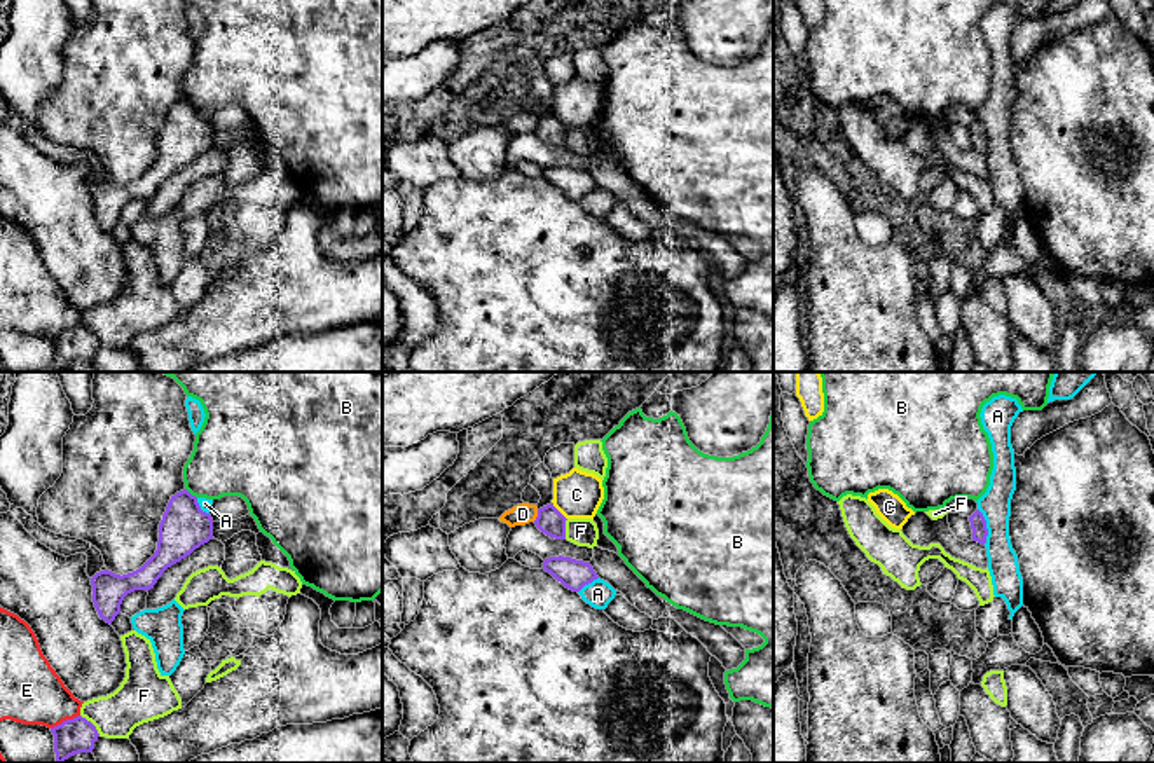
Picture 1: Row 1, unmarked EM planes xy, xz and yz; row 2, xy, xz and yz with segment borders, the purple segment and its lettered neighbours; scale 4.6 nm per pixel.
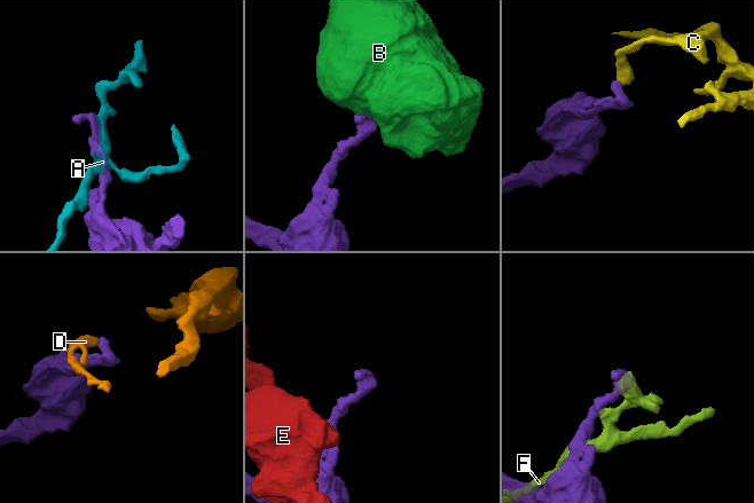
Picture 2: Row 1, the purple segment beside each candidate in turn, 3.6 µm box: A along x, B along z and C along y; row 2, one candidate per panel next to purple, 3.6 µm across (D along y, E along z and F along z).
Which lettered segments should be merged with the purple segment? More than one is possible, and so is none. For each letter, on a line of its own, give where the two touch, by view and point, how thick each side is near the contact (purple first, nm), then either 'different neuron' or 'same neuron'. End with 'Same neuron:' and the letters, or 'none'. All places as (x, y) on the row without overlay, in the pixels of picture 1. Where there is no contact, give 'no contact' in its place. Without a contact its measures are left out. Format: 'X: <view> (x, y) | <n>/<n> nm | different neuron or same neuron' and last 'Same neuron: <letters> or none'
A: yz (985, 135) | 80/140 nm | different neuron
B: xy (189, 102) | 220/360 nm | different neuron
C: xz (559, 121) | 120/220 nm | different neuron
D: xz (538, 124) | 120/100 nm | different neuron
E: xy (67, 329) | 160/280 nm | different neuron
F: xy (93, 334) | 160/220 nm | different neuron
Same neuron: none

